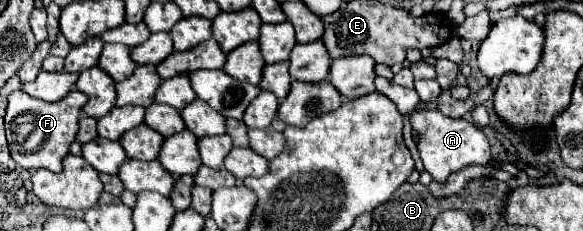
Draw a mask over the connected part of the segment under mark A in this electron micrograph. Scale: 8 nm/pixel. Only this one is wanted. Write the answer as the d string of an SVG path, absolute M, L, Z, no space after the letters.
M416 111L410 115L412 131L416 131L416 147L424 163L424 171L432 175L434 181L444 181L450 173L456 173L468 165L486 165L490 161L490 143L486 135L466 119L452 119L440 111Z

